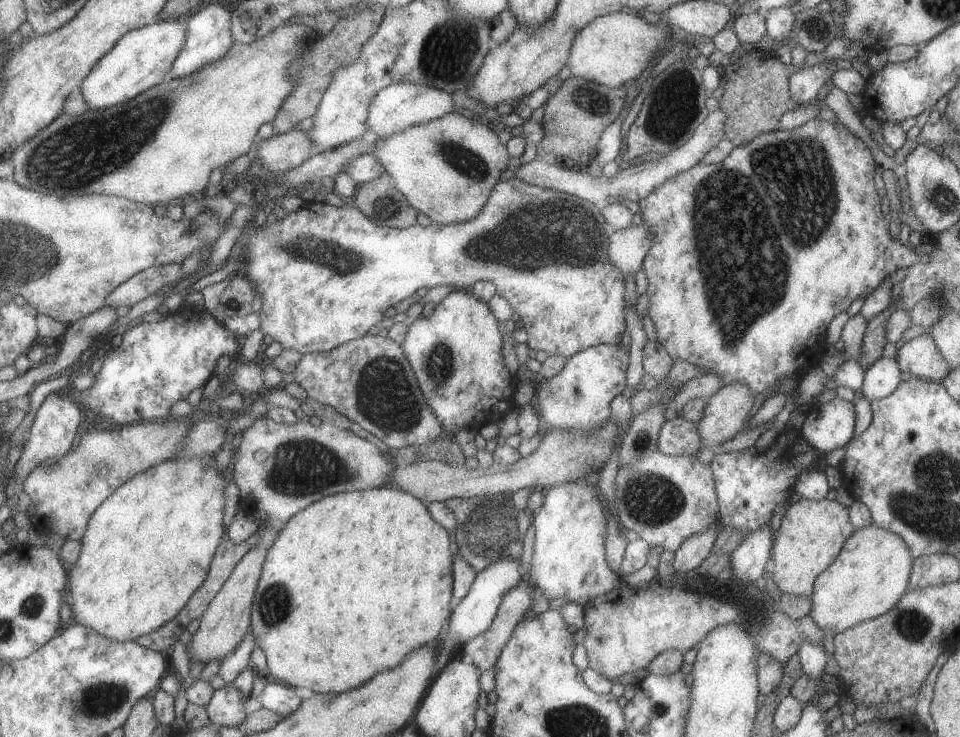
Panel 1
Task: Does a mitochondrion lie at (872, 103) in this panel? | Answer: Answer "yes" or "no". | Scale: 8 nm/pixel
no

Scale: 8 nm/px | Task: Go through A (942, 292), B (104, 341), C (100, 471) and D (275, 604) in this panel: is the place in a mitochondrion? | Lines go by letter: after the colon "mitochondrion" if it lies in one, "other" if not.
A: mitochondrion
B: other
C: mitochondrion
D: mitochondrion

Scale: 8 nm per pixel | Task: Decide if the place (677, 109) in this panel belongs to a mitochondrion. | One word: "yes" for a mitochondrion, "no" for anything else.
yes

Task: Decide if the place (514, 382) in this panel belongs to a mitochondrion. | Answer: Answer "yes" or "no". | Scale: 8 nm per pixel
no

